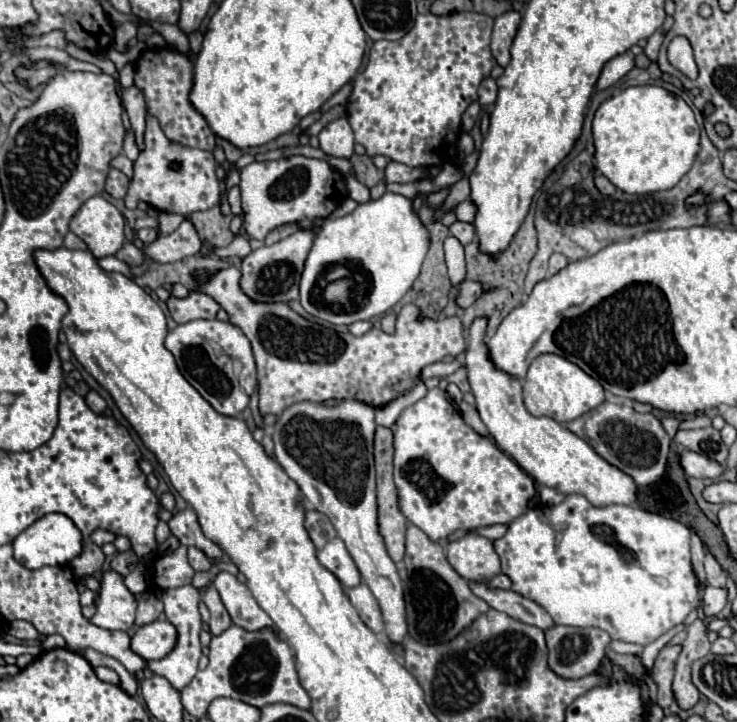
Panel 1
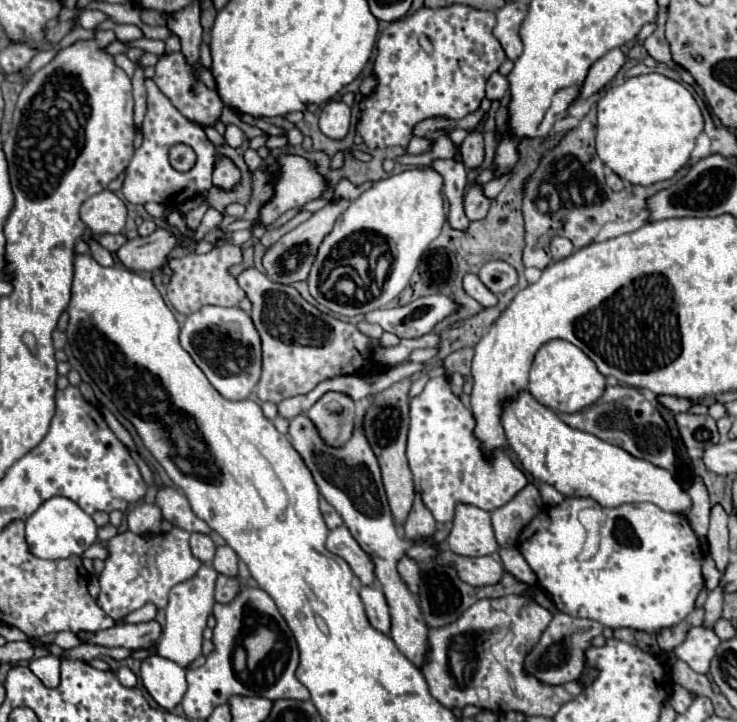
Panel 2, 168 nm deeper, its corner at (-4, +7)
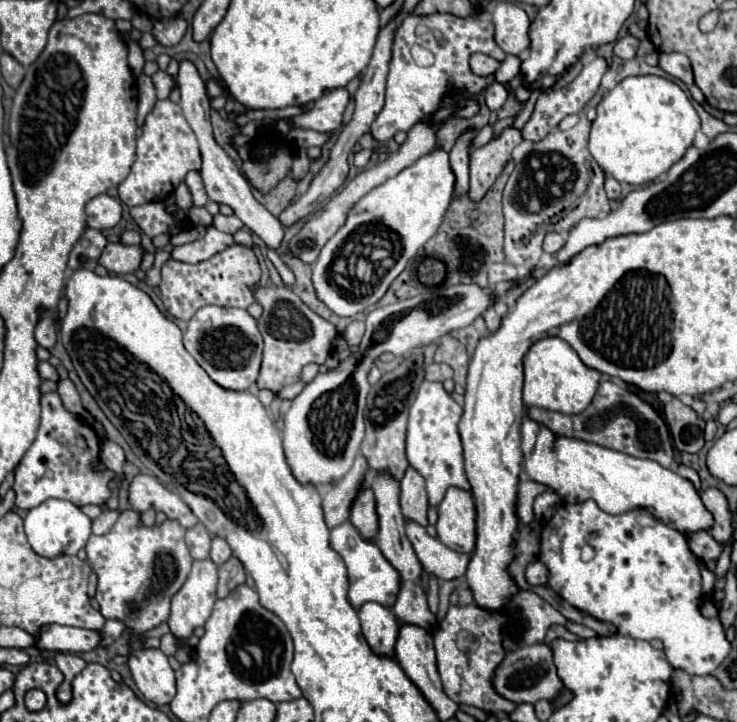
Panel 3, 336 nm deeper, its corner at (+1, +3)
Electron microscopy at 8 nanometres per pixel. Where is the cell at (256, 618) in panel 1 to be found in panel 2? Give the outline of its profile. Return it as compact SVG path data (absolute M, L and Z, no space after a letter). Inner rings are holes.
M220 545L214 557L214 569L222 575L238 575L238 555L230 545Z

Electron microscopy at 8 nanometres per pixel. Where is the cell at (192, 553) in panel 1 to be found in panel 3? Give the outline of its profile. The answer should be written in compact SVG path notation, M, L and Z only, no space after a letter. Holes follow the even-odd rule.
M197 523L197 527L187 529L187 533L185 533L185 543L187 543L193 559L209 559L211 535L209 535L209 531L207 531L201 523Z

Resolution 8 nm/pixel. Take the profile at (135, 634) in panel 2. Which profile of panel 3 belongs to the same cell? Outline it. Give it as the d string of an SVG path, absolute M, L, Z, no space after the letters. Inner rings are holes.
M43 627L41 635L37 637L39 649L61 651L61 653L83 653L93 651L101 645L101 635L97 631L79 629L79 627Z

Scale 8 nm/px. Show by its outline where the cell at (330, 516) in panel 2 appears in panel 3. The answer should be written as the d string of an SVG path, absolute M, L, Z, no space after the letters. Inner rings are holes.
M359 455L353 467L349 469L349 473L335 485L327 487L327 491L323 493L323 513L329 529L347 521L353 495L357 495L365 475L367 475L367 463L365 463L365 457Z

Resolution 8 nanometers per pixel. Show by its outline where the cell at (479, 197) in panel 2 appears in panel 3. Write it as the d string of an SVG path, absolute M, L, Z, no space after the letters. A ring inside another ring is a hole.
M513 127L505 129L497 139L491 139L485 147L473 149L469 155L469 171L471 171L471 185L469 185L469 199L479 203L489 187L495 183L499 173L503 171L505 163L511 159L511 151L521 143L521 133Z

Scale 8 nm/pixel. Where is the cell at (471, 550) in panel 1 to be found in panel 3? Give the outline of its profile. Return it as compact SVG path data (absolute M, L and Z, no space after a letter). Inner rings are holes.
M451 487L437 507L437 537L457 553L473 553L475 549L475 503L471 493Z

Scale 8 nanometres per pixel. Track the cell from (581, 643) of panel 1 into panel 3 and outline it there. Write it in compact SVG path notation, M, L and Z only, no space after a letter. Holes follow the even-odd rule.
M545 643L523 645L507 653L497 675L493 677L493 685L499 695L513 703L535 703L539 699L555 699L557 693L563 689L563 681L557 675L557 667L553 663L553 649Z

